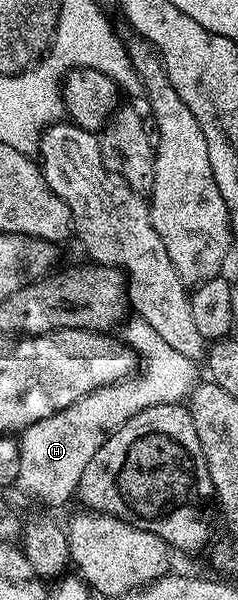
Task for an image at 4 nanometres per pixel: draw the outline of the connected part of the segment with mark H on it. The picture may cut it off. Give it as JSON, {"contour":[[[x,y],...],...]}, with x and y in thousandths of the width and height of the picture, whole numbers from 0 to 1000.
{"contour":[[[550,530],[513,542],[508,552],[513,572],[576,590],[592,618],[492,640],[391,650],[307,670],[307,677],[101,713],[76,728],[88,783],[71,813],[105,825],[134,827],[164,838],[151,842],[185,848],[231,850],[214,847],[248,847],[307,833],[340,803],[340,790],[357,790],[357,777],[391,770],[391,757],[408,757],[454,727],[542,703],[559,690],[626,677],[769,673],[828,638],[824,602],[727,583],[727,577],[710,577],[710,570],[693,570],[693,563],[676,563],[676,557],[660,557],[626,537]]]}

